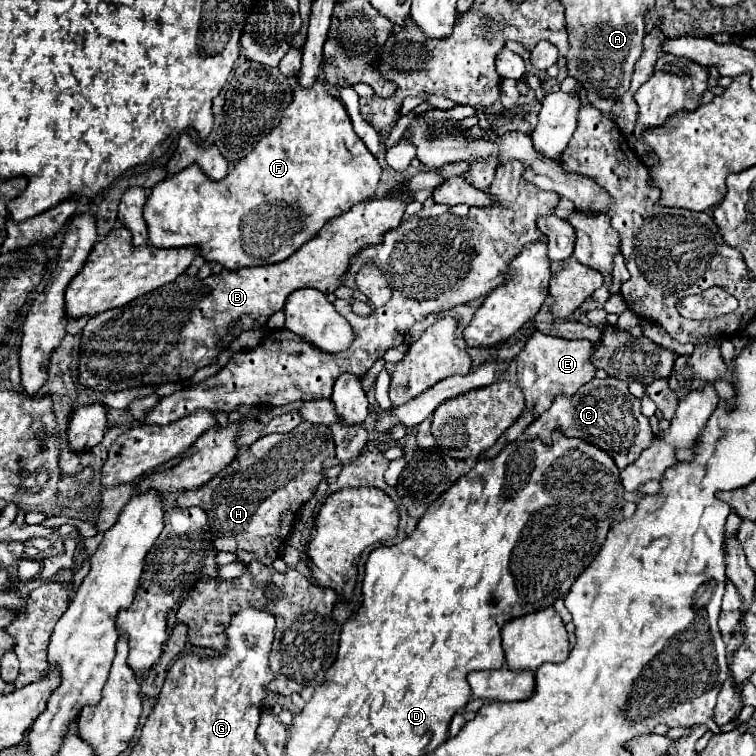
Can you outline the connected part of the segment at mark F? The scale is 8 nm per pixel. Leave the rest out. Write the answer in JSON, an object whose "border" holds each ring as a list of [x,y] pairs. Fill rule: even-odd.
{"border":[[[314,83],[310,89],[296,85],[294,99],[284,113],[280,127],[266,135],[248,157],[240,159],[224,181],[212,183],[212,179],[200,175],[198,167],[188,167],[160,181],[150,191],[144,205],[148,245],[162,249],[196,247],[208,263],[218,263],[228,271],[280,263],[318,235],[328,221],[346,213],[356,203],[372,199],[380,173],[378,161],[354,133],[346,107],[328,95],[322,83]]]}

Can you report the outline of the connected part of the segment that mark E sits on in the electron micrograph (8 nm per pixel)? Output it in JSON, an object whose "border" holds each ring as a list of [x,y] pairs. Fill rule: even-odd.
{"border":[[[534,331],[534,335],[528,339],[526,347],[516,357],[518,363],[518,387],[522,389],[526,397],[526,409],[538,417],[542,415],[556,395],[572,397],[584,383],[594,379],[596,367],[590,363],[594,353],[594,345],[588,339],[558,339],[552,335],[542,335]]]}

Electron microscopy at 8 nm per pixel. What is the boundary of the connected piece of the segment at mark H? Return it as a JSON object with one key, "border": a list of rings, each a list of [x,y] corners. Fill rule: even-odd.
{"border":[[[300,423],[294,431],[280,435],[264,435],[250,449],[242,451],[228,467],[224,467],[214,479],[204,483],[198,489],[190,489],[178,495],[178,507],[202,507],[208,515],[208,527],[212,535],[212,545],[216,551],[236,553],[236,561],[248,565],[250,561],[260,561],[264,565],[272,565],[278,557],[282,545],[288,539],[288,533],[294,527],[294,521],[286,521],[288,515],[296,513],[312,495],[316,485],[322,481],[322,461],[334,459],[334,441],[332,433],[326,425]]]}

